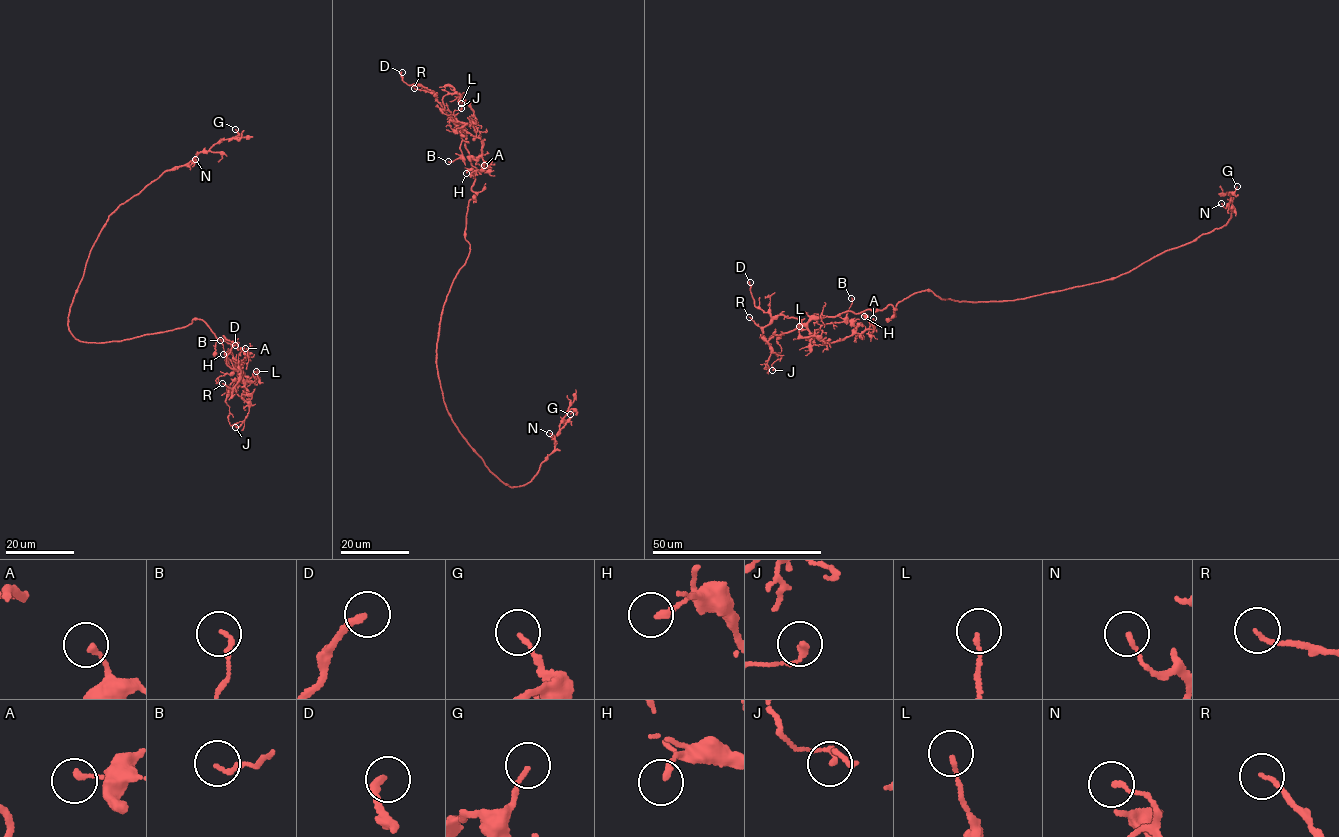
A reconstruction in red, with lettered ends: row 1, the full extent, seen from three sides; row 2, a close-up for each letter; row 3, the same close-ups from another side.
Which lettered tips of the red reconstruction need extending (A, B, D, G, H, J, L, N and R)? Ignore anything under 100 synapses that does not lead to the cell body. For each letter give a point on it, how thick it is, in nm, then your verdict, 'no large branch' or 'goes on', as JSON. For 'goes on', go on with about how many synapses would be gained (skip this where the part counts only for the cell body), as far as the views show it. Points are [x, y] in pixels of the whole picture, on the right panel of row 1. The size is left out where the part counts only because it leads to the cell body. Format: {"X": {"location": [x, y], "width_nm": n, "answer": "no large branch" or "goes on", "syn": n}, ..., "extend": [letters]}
{"A": {"location": [873, 318], "width_nm": 170, "answer": "no large branch"}, "B": {"location": [851, 298], "width_nm": 120, "answer": "no large branch"}, "D": {"location": [750, 282], "width_nm": 200, "answer": "goes on"}, "G": {"location": [1237, 186], "width_nm": 110, "answer": "no large branch"}, "H": {"location": [864, 316], "width_nm": 170, "answer": "no large branch"}, "J": {"location": [772, 370], "width_nm": 130, "answer": "no large branch"}, "L": {"location": [799, 326], "width_nm": 120, "answer": "no large branch"}, "N": {"location": [1221, 203], "width_nm": 130, "answer": "no large branch"}, "R": {"location": [749, 317], "width_nm": 110, "answer": "no large branch"}, "extend": ["D"]}

